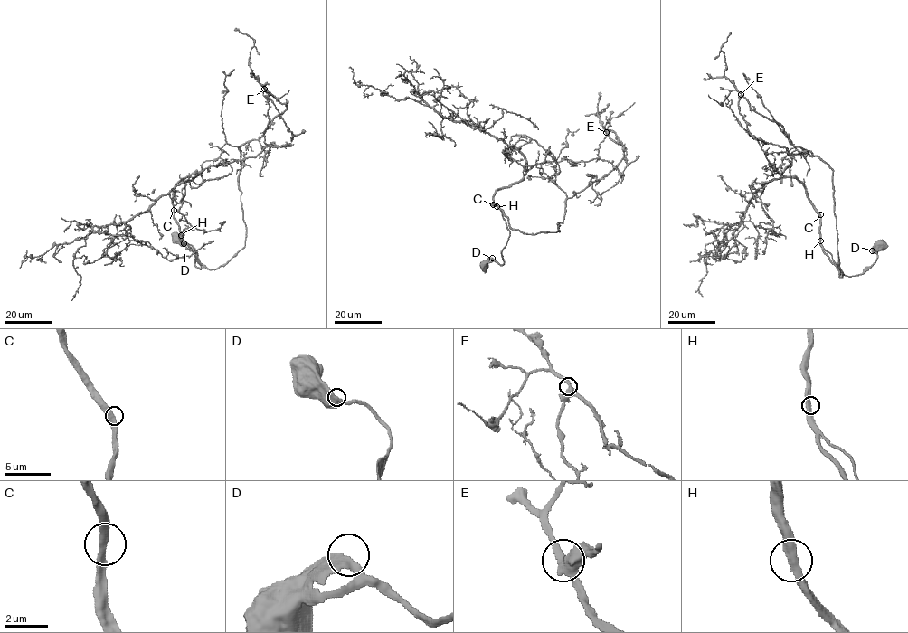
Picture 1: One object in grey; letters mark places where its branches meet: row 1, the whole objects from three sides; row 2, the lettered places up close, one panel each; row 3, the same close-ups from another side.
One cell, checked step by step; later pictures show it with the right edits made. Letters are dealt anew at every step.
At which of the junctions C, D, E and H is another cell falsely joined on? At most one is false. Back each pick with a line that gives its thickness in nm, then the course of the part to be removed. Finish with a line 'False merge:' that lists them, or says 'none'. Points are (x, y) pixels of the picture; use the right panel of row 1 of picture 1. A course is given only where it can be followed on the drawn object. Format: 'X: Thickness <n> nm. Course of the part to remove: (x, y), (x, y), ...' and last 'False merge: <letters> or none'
False merge: none

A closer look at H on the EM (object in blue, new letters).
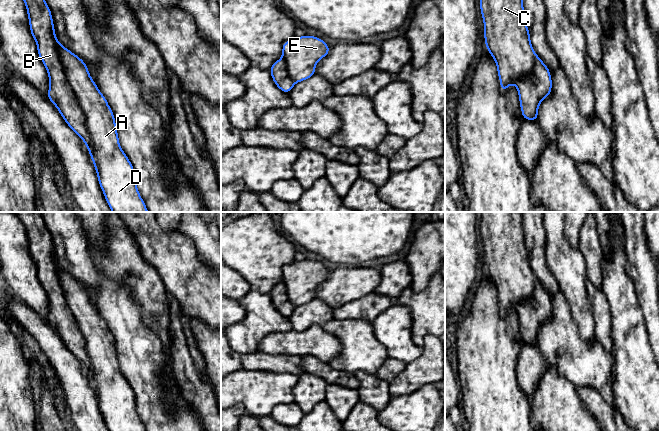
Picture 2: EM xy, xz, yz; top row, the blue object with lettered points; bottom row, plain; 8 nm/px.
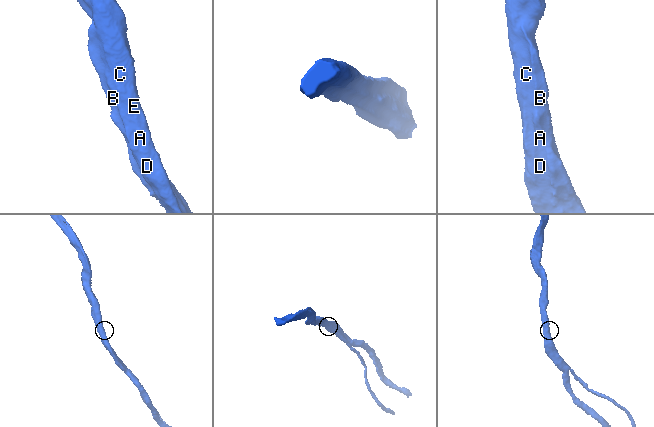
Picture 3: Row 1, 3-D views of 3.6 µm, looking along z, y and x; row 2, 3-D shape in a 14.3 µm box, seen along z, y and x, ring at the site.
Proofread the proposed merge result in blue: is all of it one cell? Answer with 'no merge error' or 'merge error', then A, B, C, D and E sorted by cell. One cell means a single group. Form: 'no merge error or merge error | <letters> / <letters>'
no merge error | A B C D E

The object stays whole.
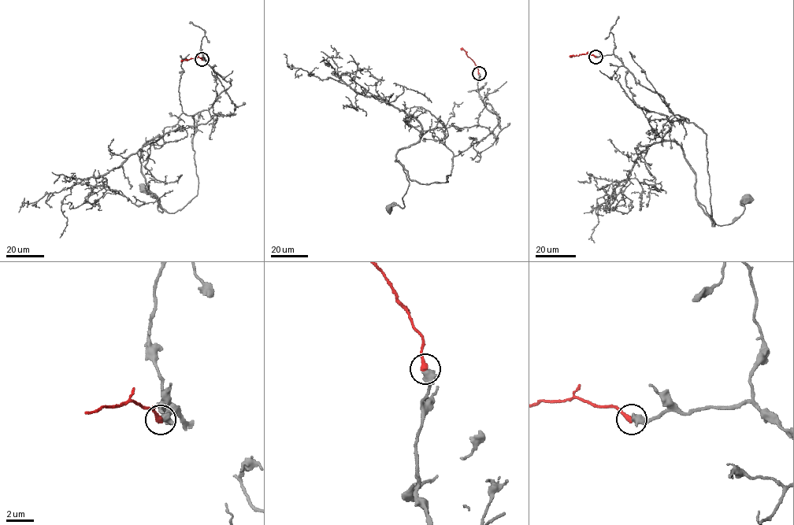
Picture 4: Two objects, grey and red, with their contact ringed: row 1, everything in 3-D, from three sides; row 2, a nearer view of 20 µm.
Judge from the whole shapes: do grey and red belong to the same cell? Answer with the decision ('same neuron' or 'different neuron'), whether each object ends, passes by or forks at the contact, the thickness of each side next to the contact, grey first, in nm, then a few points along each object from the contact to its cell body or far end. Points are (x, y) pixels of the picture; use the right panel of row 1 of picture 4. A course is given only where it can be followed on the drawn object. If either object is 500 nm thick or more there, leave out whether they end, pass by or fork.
same neuron; 550 nm thick on the grey side, 380 nm on the other; grey runs (595, 57), (614, 54), (636, 83), (706, 134), (712, 225), (698, 202), (717, 224), (729, 225), (747, 198); red runs (595, 57), (587, 53), (570, 57)

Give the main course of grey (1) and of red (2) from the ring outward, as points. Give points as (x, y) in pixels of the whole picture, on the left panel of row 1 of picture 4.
1: (202, 59), (231, 85), (193, 117), (197, 194), (171, 212), (151, 192), (162, 212), (159, 198), (141, 187)
2: (202, 59), (198, 57), (180, 61)

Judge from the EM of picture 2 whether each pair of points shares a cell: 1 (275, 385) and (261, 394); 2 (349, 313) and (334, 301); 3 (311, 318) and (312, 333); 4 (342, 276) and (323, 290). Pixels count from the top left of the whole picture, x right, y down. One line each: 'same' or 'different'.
1: same
2: different
3: different
4: same

